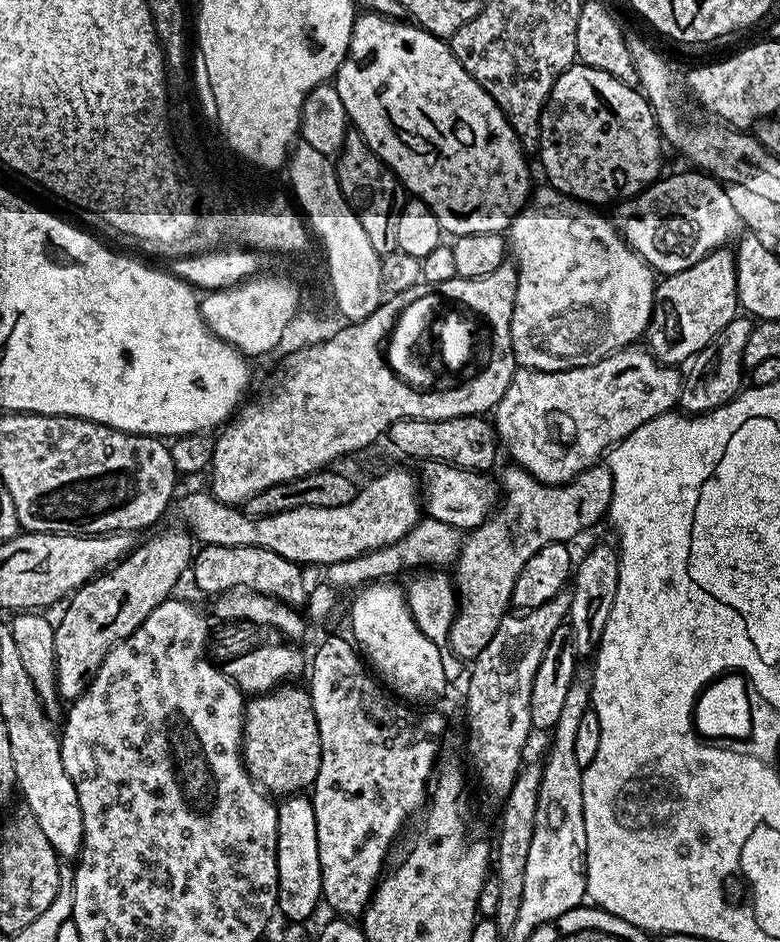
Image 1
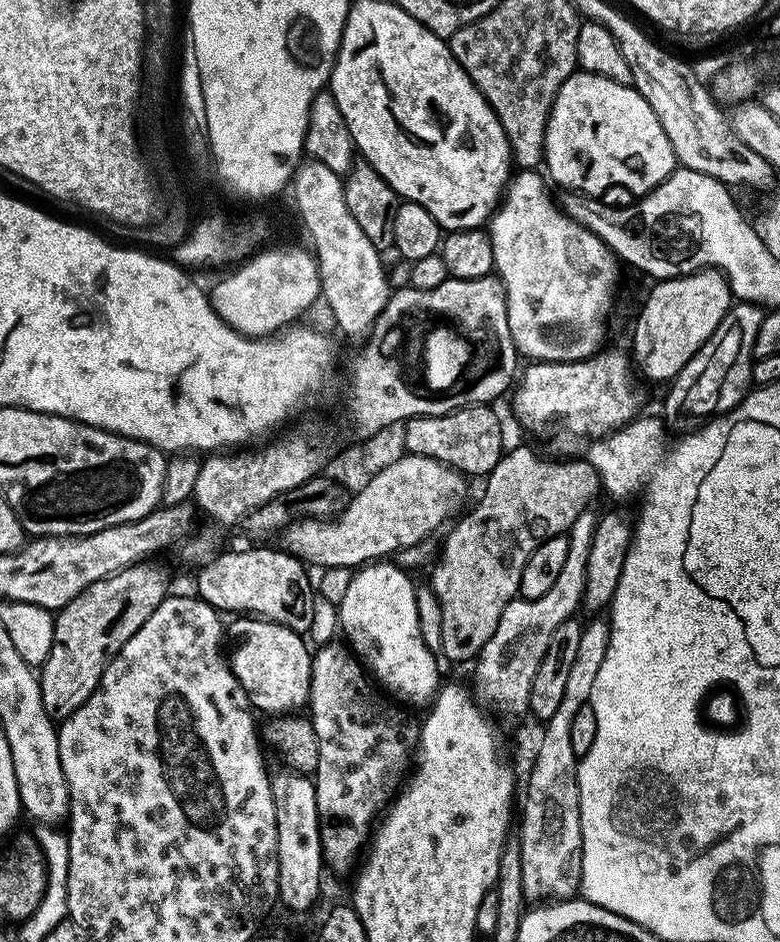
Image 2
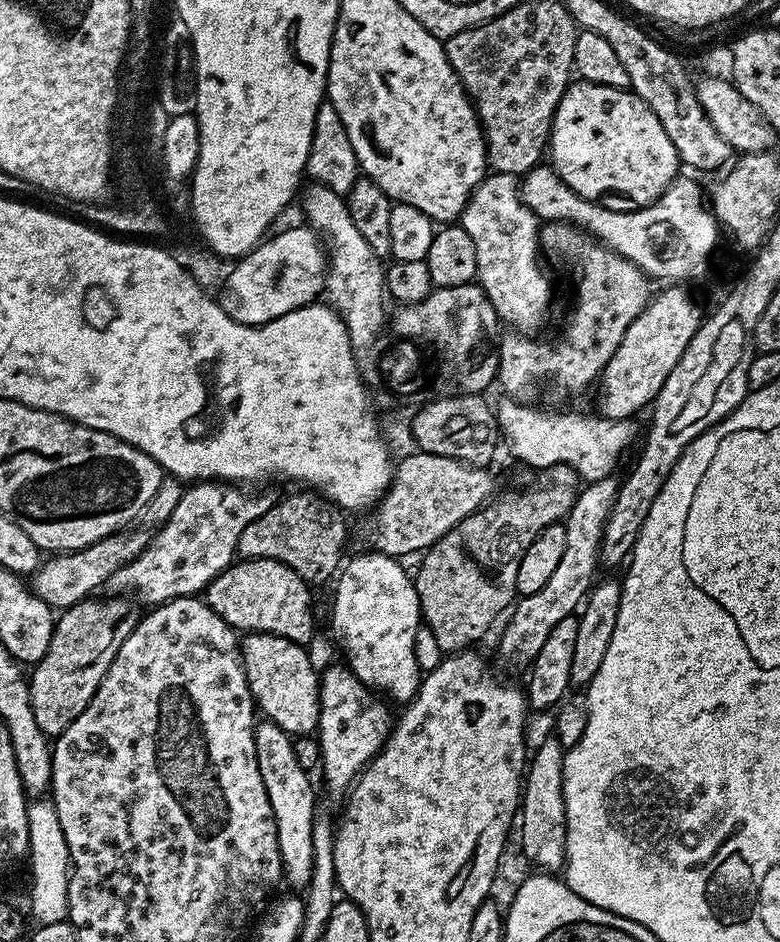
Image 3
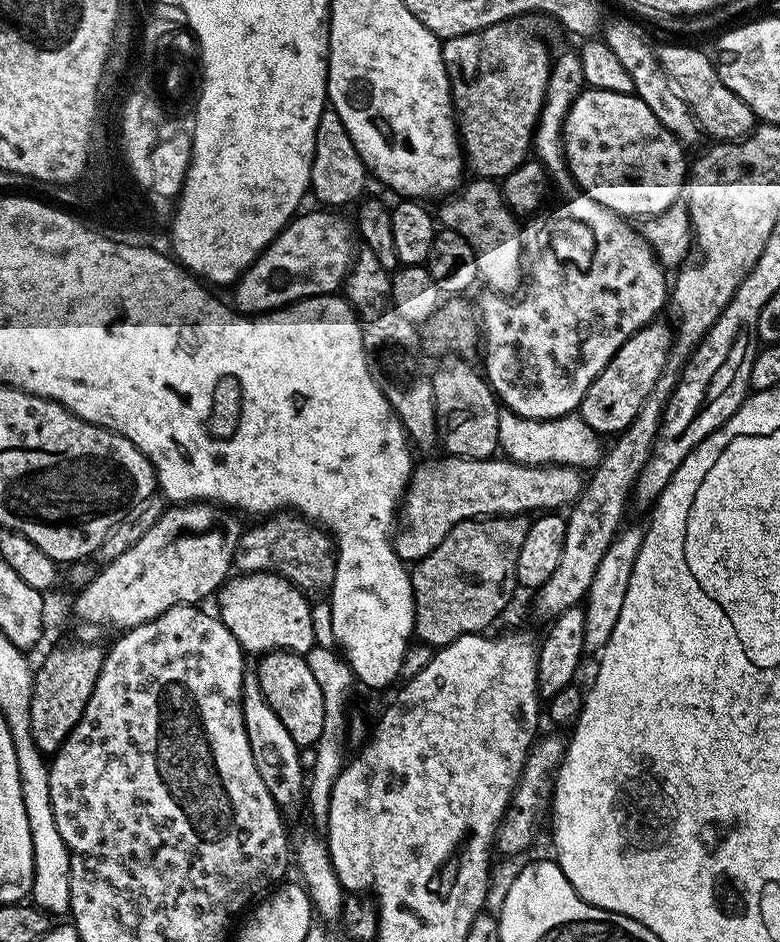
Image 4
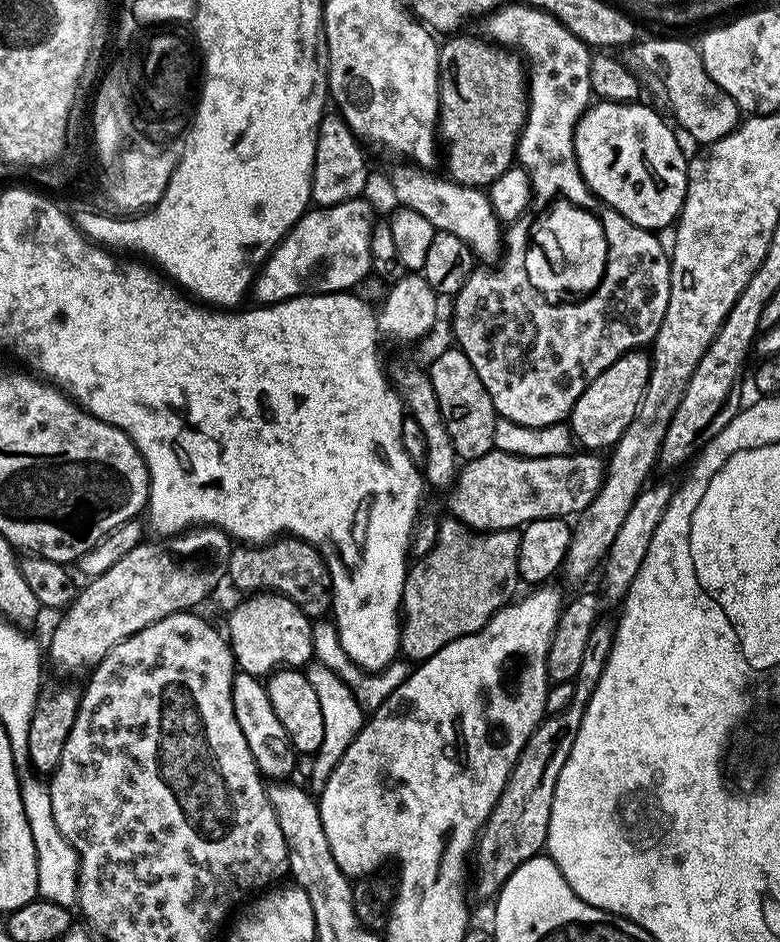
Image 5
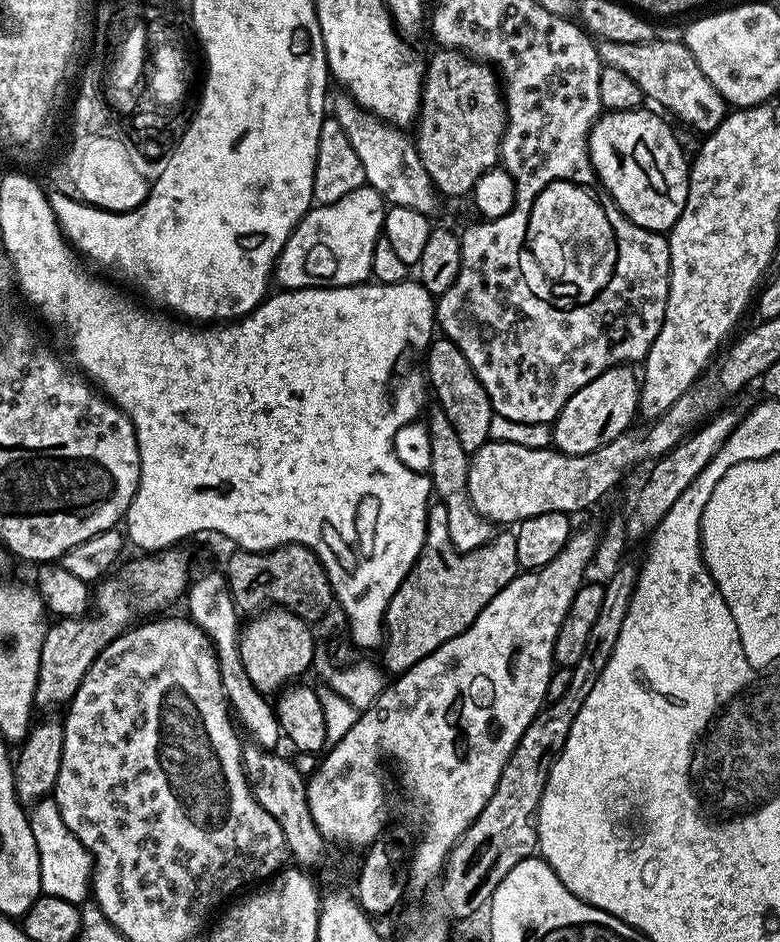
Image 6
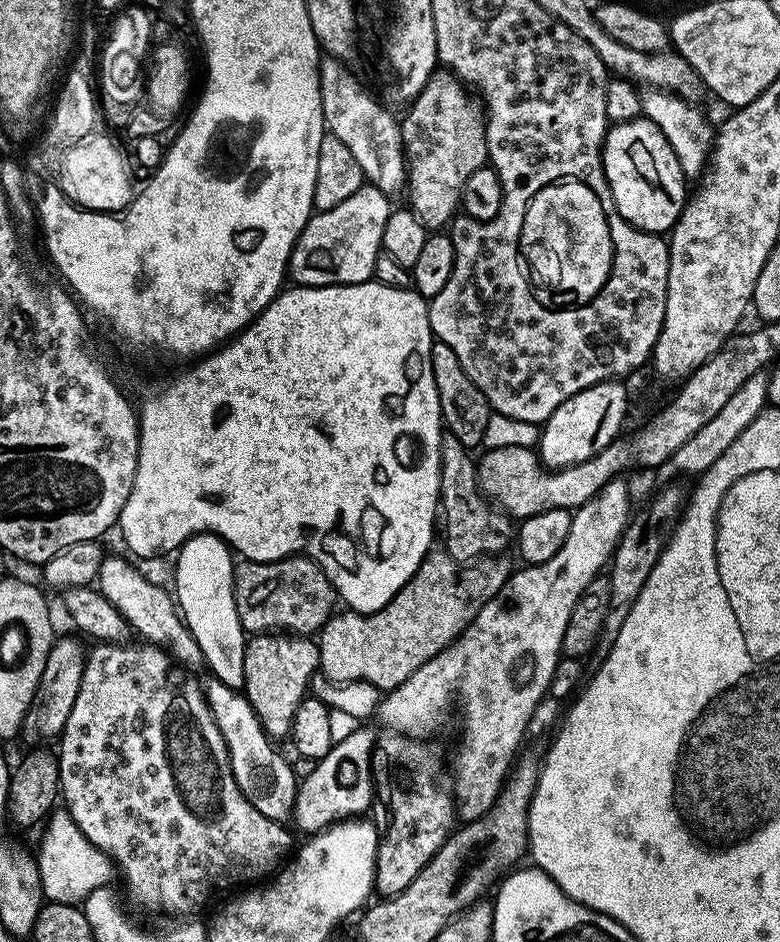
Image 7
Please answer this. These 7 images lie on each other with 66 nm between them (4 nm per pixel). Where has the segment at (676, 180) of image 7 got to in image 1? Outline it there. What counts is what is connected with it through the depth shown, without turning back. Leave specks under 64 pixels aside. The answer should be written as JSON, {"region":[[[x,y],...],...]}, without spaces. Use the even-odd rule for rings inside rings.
{"region":[[[579,62],[571,64],[558,82],[554,82],[548,103],[542,110],[538,157],[544,163],[547,183],[564,195],[596,206],[600,206],[603,200],[615,201],[635,196],[661,175],[660,144],[662,137],[656,126],[656,116],[643,91],[626,86],[618,82],[618,78]]]}

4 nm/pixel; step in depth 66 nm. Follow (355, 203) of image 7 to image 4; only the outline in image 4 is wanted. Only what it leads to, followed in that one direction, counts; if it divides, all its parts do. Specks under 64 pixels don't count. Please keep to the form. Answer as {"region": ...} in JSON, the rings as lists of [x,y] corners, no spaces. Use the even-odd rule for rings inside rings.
{"region":[[[305,211],[289,220],[288,225],[273,238],[272,243],[261,252],[259,258],[244,271],[243,276],[234,285],[236,291],[234,304],[239,311],[245,314],[275,312],[277,308],[286,308],[289,304],[295,304],[297,300],[308,299],[309,296],[326,296],[335,293],[343,285],[348,276],[348,269],[354,263],[354,248],[352,252],[354,228],[335,211],[320,211],[324,212],[306,213]]]}

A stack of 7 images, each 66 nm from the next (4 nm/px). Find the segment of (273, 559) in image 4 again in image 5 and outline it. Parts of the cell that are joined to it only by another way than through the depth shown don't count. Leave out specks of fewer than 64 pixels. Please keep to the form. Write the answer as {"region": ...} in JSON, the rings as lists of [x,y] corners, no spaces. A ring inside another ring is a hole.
{"region":[[[285,535],[269,543],[259,546],[236,546],[228,556],[226,569],[227,579],[232,579],[236,588],[241,588],[241,593],[255,594],[258,592],[277,592],[290,598],[310,618],[324,618],[329,615],[332,607],[332,579],[328,573],[326,562],[320,557],[320,551],[313,544],[305,540],[298,540],[295,536]]]}

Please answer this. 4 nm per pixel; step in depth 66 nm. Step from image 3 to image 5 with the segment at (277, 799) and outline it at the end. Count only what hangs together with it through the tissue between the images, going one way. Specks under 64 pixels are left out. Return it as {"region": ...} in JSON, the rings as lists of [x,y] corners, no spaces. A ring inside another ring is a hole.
{"region":[[[237,671],[232,677],[232,701],[234,718],[246,737],[246,746],[250,746],[250,754],[254,758],[257,770],[272,782],[280,782],[291,777],[288,775],[296,772],[298,753],[292,747],[292,739],[286,734],[286,726],[278,722],[278,714],[274,714],[274,706],[270,706],[268,690],[262,683],[261,677]]]}

